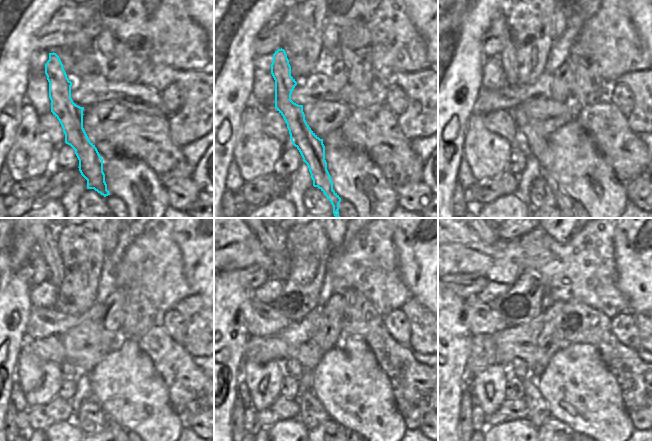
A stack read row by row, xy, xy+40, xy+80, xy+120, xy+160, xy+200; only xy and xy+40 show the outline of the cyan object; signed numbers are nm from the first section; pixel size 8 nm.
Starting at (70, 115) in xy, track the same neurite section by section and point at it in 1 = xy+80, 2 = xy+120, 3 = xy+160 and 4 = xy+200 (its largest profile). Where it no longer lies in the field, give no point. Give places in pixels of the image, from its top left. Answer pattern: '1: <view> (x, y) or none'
1: xy+80 (532, 143)
2: xy+120 (46, 238)
3: xy+160 (272, 239)
4: xy+200 (490, 238)

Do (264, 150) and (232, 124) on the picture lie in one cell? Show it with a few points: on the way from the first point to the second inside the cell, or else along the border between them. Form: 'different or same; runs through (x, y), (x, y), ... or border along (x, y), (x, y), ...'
different; border along (246, 108), (241, 118), (241, 135), (232, 153)

